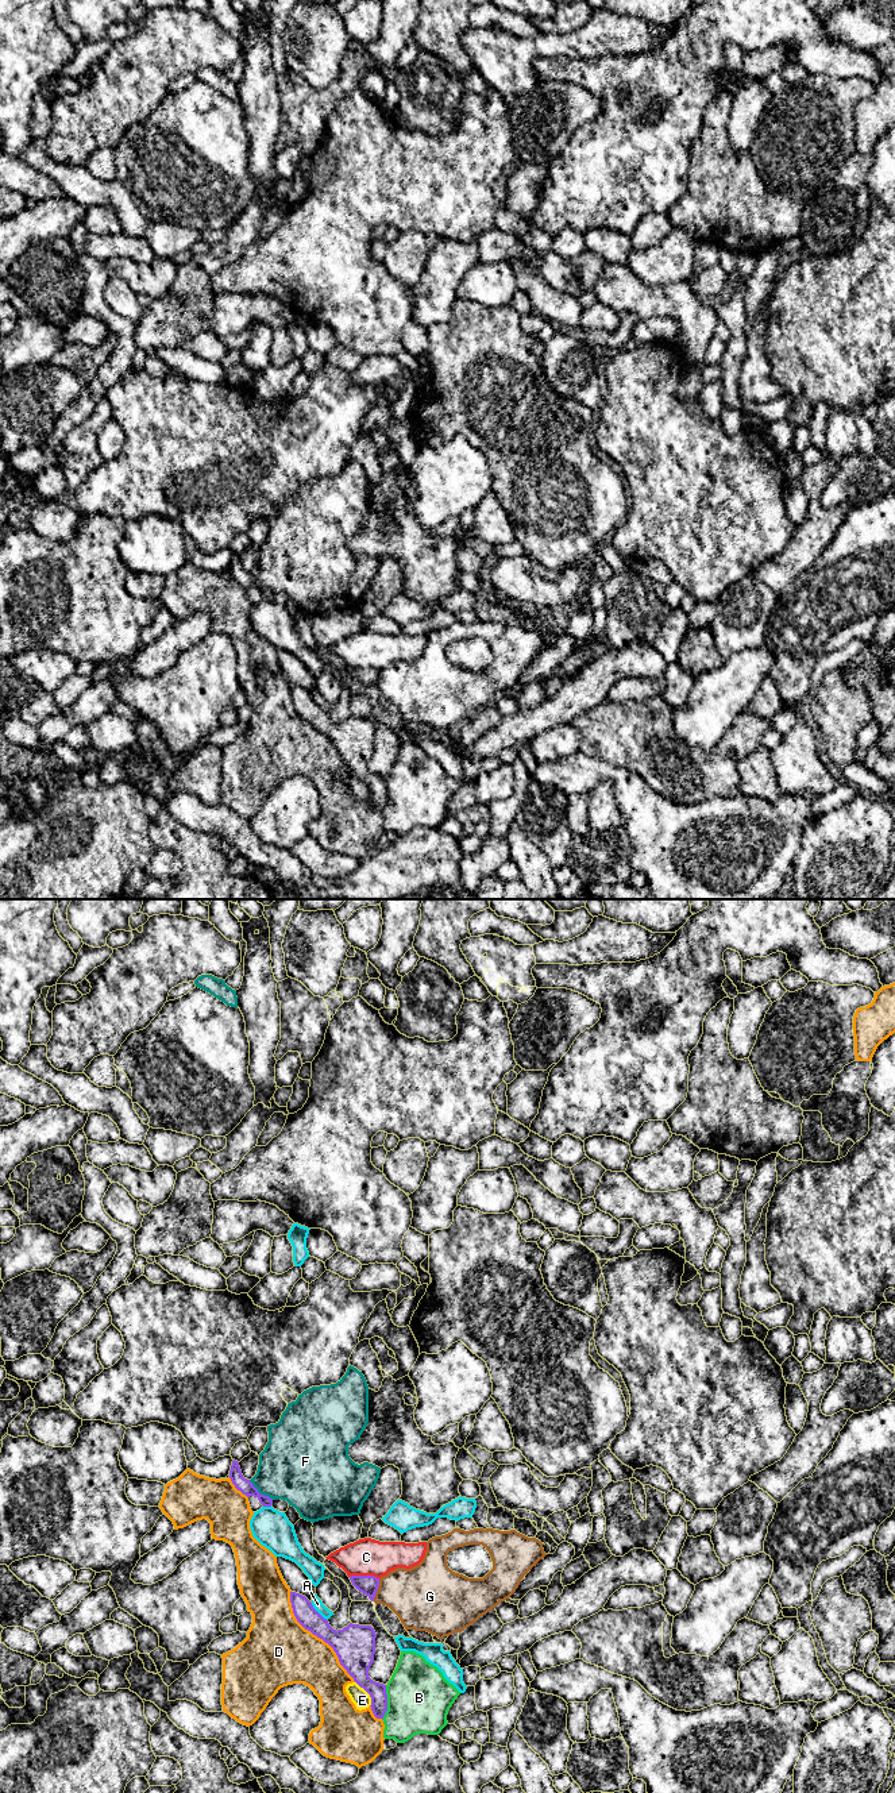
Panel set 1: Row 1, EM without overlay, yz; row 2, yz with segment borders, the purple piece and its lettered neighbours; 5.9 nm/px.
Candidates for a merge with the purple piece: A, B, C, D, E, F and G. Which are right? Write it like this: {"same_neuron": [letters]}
{"same_neuron": []}

